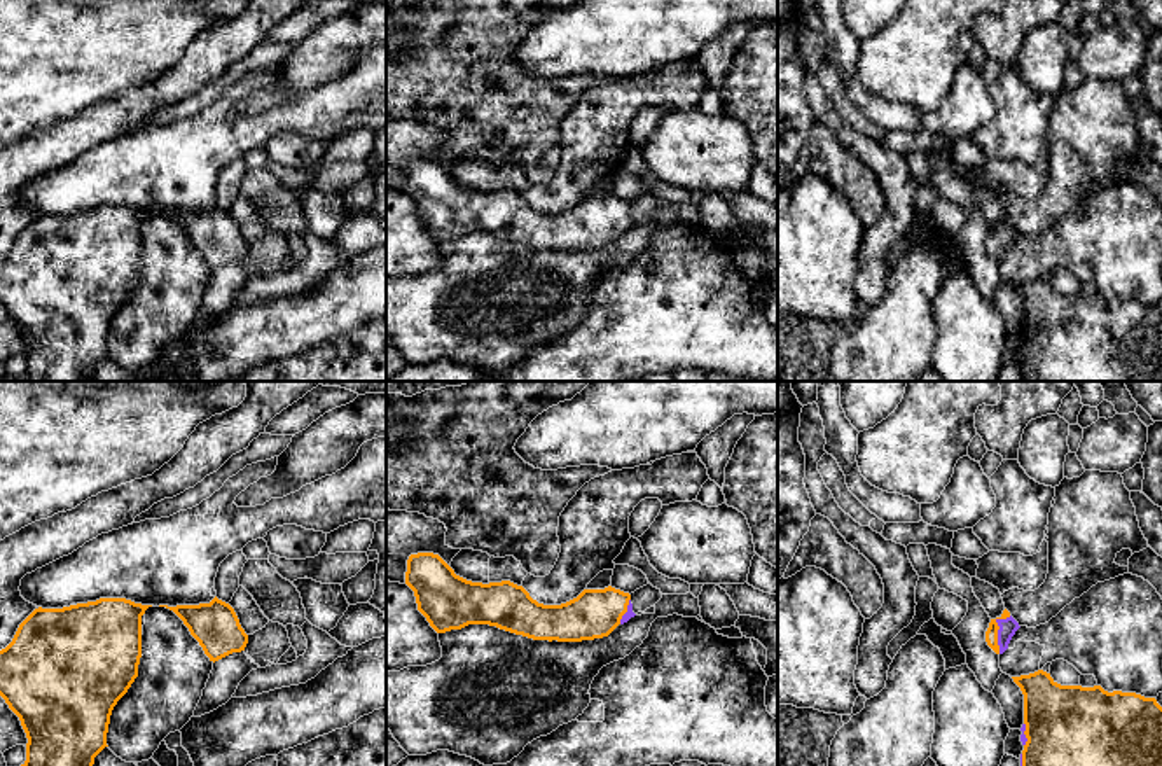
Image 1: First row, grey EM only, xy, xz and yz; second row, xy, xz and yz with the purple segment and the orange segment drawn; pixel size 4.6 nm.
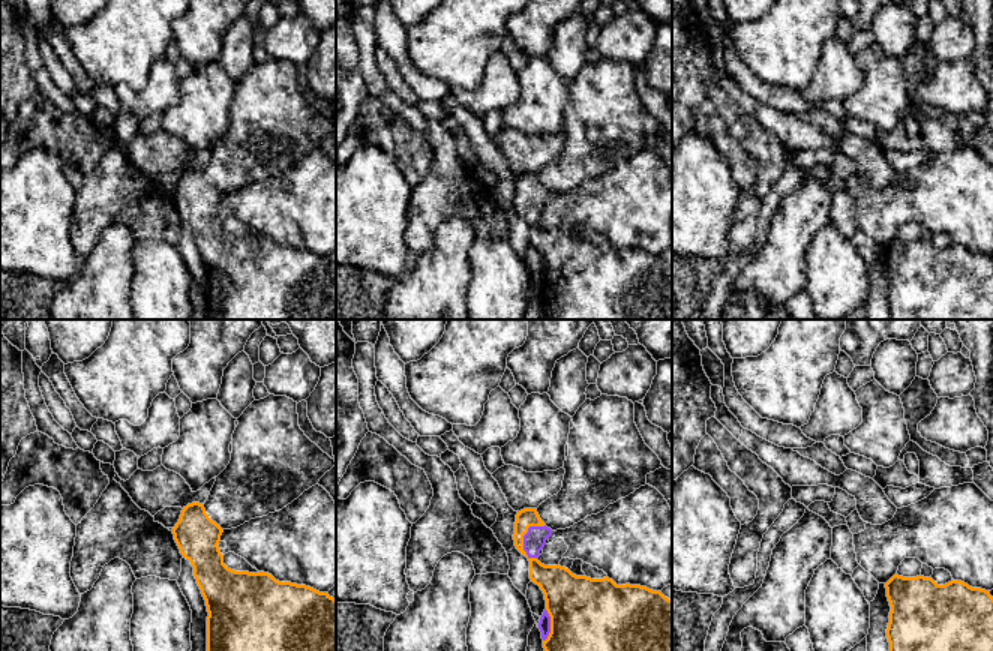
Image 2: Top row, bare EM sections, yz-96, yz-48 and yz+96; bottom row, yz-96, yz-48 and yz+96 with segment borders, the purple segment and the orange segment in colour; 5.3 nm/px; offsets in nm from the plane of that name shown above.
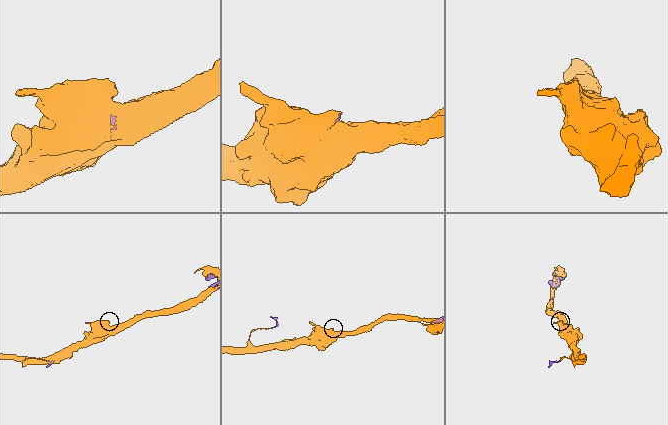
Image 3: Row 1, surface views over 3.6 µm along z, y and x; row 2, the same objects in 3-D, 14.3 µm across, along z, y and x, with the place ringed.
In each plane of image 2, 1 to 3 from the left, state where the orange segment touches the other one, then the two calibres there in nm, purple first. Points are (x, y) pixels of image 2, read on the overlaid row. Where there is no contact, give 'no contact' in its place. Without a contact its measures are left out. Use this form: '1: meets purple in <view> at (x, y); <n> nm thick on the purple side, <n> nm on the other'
1: no contact
2: meets purple in yz-48 at (524, 536); 120 nm thick on the purple side, 130 nm on the other
3: no contact

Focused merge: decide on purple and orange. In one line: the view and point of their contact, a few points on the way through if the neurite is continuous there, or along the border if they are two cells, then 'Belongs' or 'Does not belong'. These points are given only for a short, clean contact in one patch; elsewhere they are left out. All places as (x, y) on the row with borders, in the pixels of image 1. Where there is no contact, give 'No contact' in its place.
Touches purple at yz (998, 630). Belongs

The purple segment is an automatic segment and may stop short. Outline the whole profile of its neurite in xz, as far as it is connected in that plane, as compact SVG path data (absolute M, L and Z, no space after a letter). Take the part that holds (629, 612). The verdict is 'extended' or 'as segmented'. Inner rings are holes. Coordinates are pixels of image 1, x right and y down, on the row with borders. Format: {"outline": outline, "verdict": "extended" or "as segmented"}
{"outline": "M433 553L409 556L405 584L437 633L489 624L533 640L582 642L608 637L636 616L631 595L612 586L584 589L561 605L543 605L510 581L467 581Z", "verdict": "extended"}

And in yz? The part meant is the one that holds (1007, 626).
{"outline": "M1005 609L999 617L991 619L986 642L996 654L1003 654L1019 628L1019 623Z", "verdict": "extended"}

